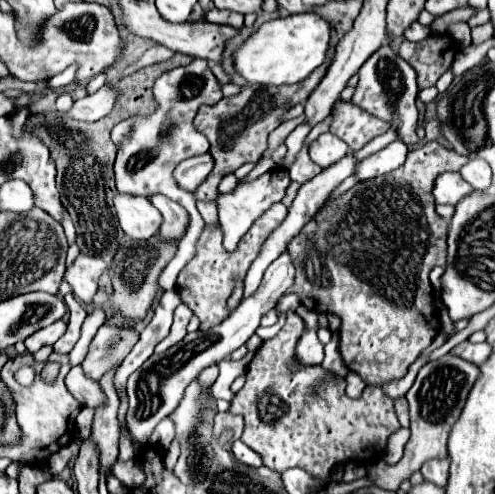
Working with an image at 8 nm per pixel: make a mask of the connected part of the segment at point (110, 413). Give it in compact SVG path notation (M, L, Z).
M111 370L111 374L107 374L107 378L101 378L101 380L99 380L103 392L107 394L107 406L95 410L93 434L91 434L91 440L93 440L93 444L95 444L97 450L99 450L99 466L101 466L101 470L103 470L105 476L111 474L113 464L117 462L117 456L119 456L119 436L121 436L121 426L119 426L119 420L117 420L119 398L117 398L117 392L115 392L115 386L113 386L113 374L115 374L115 370Z

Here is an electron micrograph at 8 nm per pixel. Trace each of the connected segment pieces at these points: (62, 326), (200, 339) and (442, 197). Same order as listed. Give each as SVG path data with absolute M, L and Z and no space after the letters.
M59 320L59 322L51 324L51 326L45 326L43 330L37 330L35 334L31 334L31 338L25 340L25 346L27 346L27 350L33 354L33 352L37 352L41 346L45 346L45 344L51 344L51 346L53 346L53 344L65 334L65 330L67 330L67 324L65 324L63 320Z
M283 254L267 268L259 290L251 298L243 300L227 320L223 320L219 326L213 326L207 332L197 330L187 334L179 344L171 346L165 354L153 354L135 374L131 374L127 382L127 396L129 396L127 424L133 440L145 444L151 432L155 430L155 426L163 418L167 418L171 410L175 410L175 406L181 402L183 390L199 376L199 372L211 364L221 362L233 350L243 346L245 340L249 340L255 334L261 316L267 314L271 308L275 308L277 300L293 286L293 282L295 282L293 260L289 254Z
M445 172L435 180L435 202L437 204L457 204L461 198L473 192L473 186L467 184L459 172Z

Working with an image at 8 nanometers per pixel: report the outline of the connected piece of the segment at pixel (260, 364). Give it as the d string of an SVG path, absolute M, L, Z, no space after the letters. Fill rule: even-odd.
M287 312L287 322L279 330L279 334L271 340L265 340L261 348L255 352L253 360L247 366L247 382L245 386L235 394L231 402L231 412L241 414L245 418L245 432L241 440L255 450L263 466L271 470L287 470L287 468L303 468L311 476L317 478L329 478L331 470L337 462L375 462L381 458L387 438L397 432L399 420L395 416L393 398L389 398L379 386L367 386L361 394L361 398L349 398L345 394L347 382L343 378L331 376L323 366L315 368L297 368L295 366L295 344L303 334L303 320L295 312Z

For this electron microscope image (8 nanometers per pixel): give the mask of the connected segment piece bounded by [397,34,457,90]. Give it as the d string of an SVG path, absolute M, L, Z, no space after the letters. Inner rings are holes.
M431 34L421 42L403 40L399 46L399 56L407 60L419 74L419 90L435 86L435 82L445 74L455 58L455 40L449 34Z

